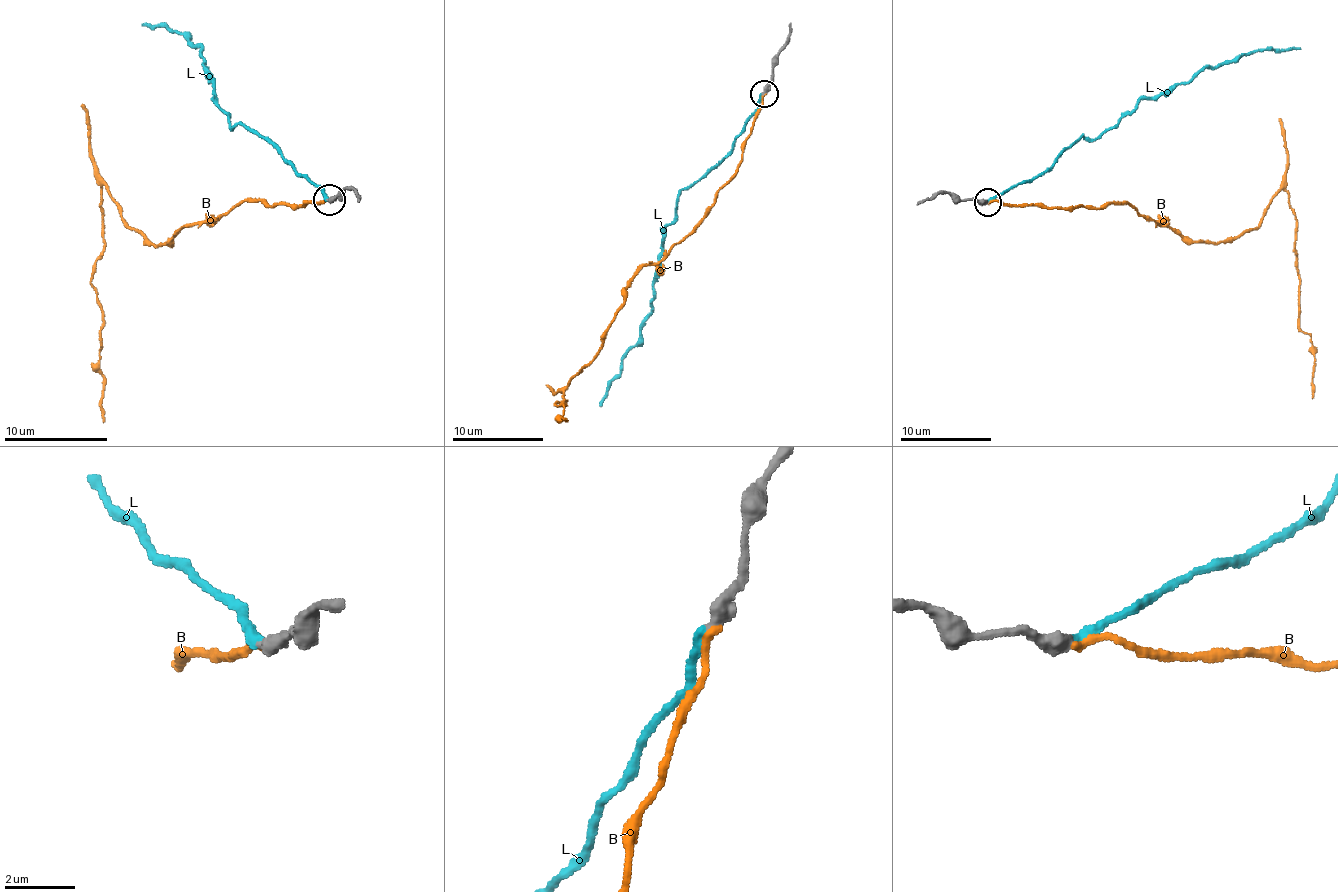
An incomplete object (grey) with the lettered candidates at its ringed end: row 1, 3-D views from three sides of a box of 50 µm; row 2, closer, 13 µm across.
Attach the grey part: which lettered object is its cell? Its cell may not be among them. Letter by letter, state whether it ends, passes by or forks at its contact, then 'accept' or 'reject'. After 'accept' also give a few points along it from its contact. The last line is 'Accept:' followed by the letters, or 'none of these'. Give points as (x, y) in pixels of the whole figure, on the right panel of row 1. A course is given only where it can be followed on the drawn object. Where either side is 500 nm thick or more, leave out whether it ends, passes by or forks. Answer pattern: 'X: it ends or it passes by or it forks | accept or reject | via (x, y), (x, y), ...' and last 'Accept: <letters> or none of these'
B: it ends | accept | via (987, 203), (1126, 203), (1199, 241), (1225, 241), (1254, 230), (1282, 189), (1295, 216), (1311, 399)
L: it ends | reject
Accept: B

